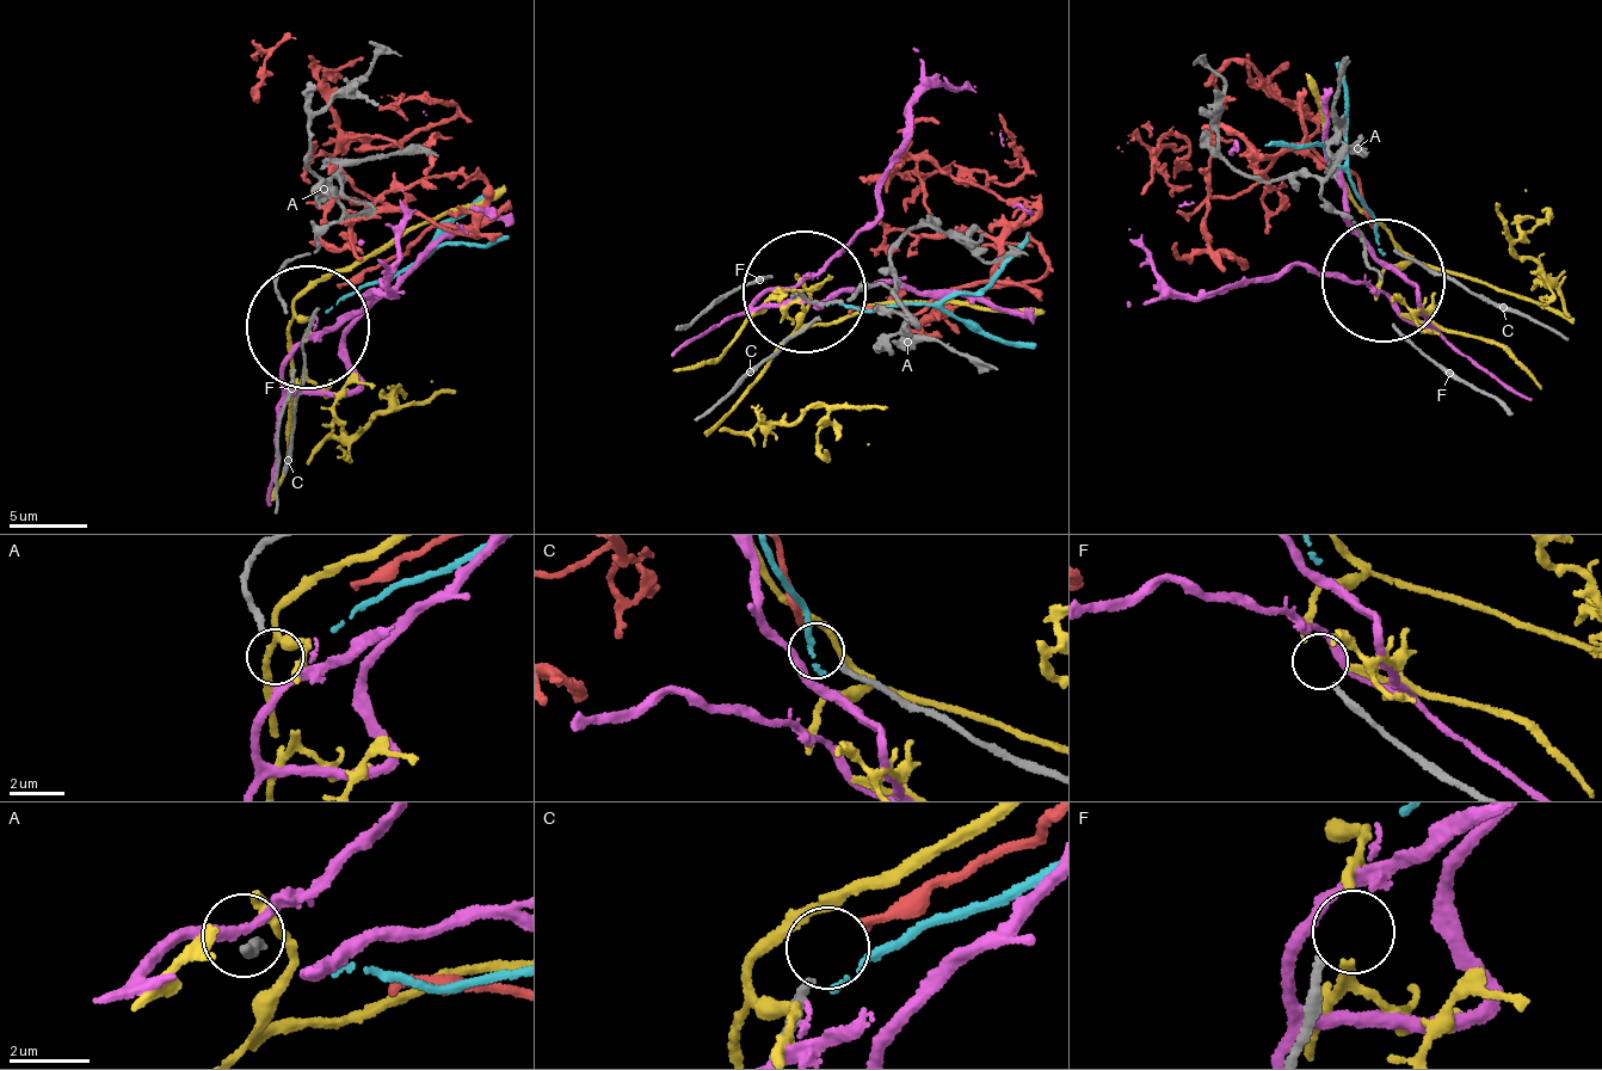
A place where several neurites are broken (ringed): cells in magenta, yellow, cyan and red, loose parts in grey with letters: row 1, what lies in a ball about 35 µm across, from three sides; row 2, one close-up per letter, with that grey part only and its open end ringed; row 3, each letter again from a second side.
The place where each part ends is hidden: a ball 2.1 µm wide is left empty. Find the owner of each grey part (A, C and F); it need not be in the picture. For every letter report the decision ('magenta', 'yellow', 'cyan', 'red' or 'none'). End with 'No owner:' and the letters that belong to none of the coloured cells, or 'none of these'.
A: magenta
C: red
F: none
No owner: F

